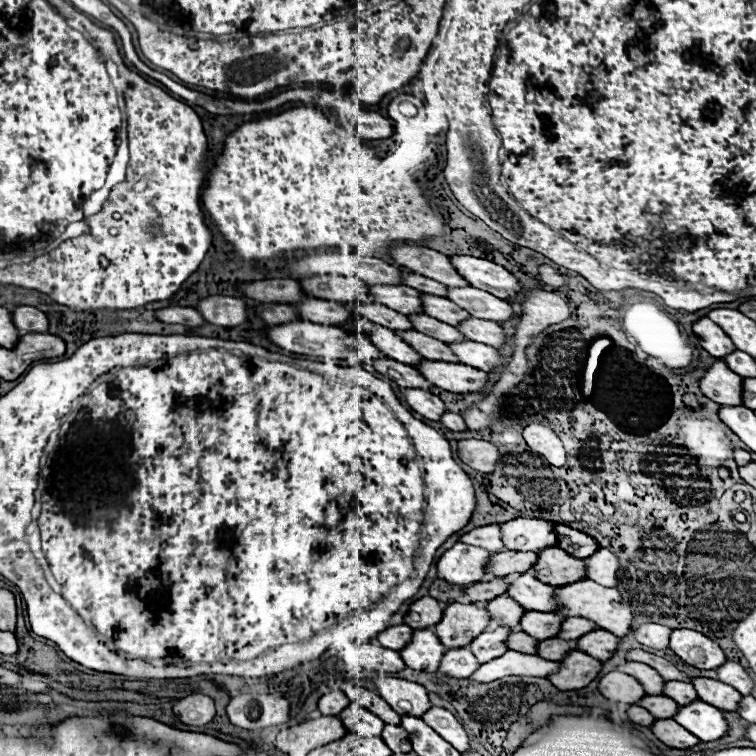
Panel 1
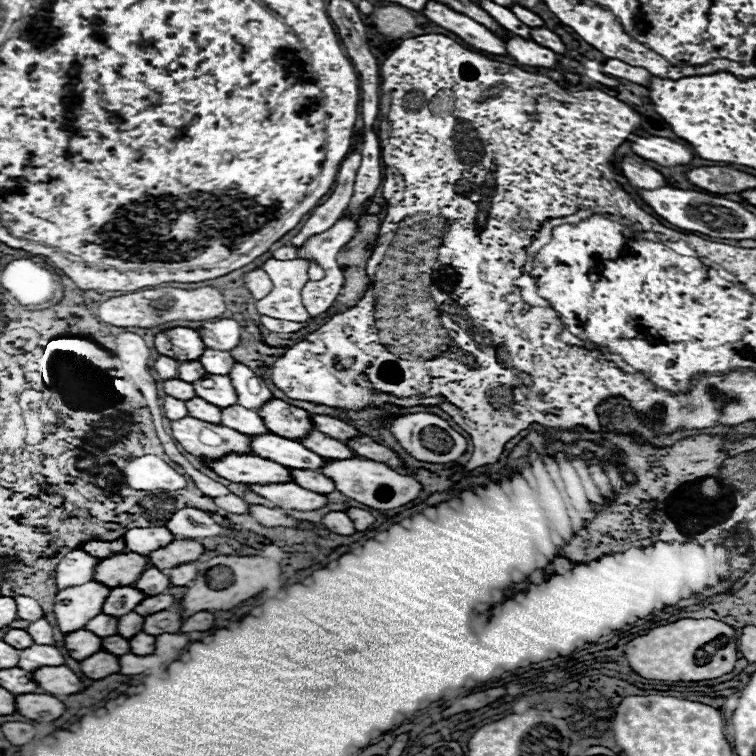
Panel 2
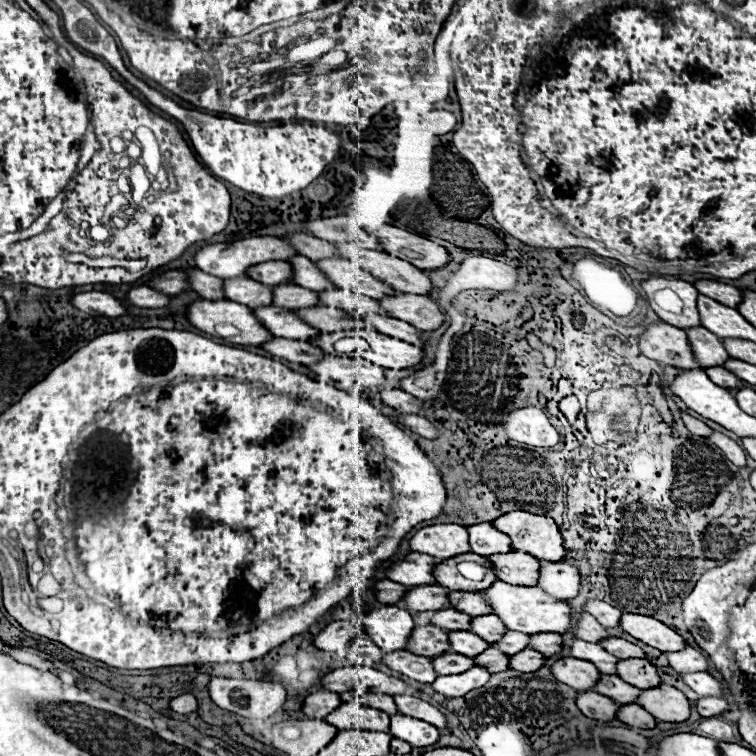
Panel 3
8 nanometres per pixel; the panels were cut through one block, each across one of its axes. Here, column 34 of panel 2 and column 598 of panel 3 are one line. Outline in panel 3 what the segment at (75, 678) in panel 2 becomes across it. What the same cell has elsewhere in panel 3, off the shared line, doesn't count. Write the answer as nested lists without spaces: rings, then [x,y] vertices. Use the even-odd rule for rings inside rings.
[[[580,658],[556,660],[554,666],[552,666],[552,674],[560,682],[572,686],[578,692],[592,690],[594,684],[596,684],[596,678],[600,678],[598,668],[592,662],[586,662],[586,660],[580,660]]]

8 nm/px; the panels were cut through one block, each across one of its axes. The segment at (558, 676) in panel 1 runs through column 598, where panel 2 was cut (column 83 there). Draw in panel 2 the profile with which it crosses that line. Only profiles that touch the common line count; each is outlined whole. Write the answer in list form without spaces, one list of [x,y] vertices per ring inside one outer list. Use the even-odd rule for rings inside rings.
[[[98,652],[86,660],[80,662],[82,666],[82,672],[88,676],[88,678],[106,678],[110,674],[116,674],[120,670],[120,664],[118,664],[118,656],[114,654],[108,654],[108,652]]]

